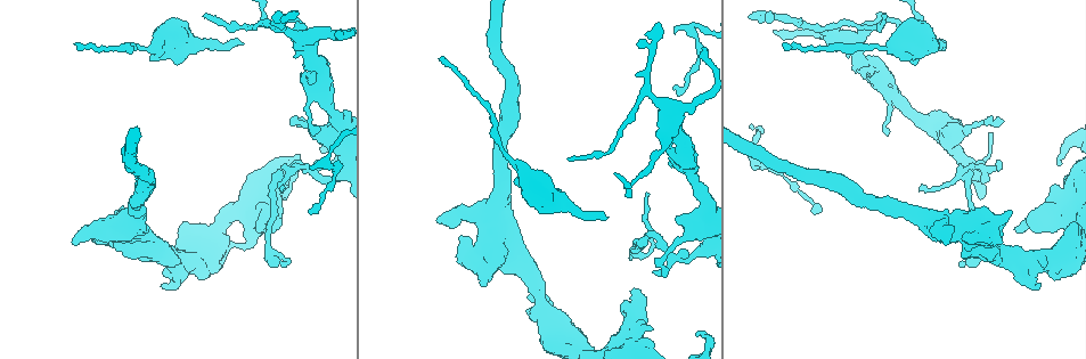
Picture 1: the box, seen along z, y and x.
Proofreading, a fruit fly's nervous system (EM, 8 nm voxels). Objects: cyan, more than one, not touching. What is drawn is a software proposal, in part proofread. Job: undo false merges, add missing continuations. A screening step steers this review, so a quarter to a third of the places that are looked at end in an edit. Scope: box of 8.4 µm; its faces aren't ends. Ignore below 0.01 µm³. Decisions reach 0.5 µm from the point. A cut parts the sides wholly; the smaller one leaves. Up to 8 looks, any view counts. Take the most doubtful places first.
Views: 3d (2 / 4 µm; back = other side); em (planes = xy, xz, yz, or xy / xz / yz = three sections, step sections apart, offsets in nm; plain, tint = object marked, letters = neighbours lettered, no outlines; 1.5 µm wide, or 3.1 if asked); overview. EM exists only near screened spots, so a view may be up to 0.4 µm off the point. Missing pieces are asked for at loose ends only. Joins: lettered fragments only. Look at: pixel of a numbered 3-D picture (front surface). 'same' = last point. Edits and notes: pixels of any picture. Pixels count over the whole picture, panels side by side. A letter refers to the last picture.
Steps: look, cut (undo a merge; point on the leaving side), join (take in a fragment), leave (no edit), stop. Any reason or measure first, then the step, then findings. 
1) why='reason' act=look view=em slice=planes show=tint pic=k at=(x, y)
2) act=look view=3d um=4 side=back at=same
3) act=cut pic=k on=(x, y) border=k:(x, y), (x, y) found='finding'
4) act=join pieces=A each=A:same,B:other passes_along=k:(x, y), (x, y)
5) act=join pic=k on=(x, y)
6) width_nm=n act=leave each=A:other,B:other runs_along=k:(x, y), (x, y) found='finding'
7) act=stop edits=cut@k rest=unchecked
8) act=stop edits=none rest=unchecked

why='an open end' act=look view=3d um=4 pic=1 at=(606, 219)

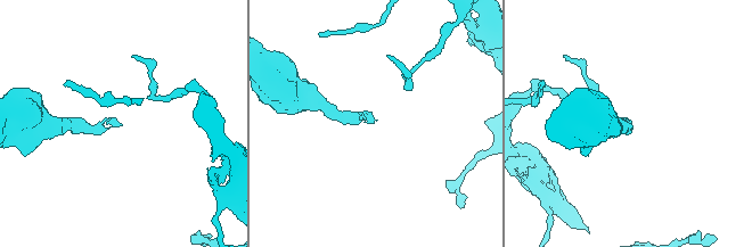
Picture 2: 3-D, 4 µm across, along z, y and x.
why='now the EM' act=look view=em slice=planes show=letters pic=2 at=(371, 120)

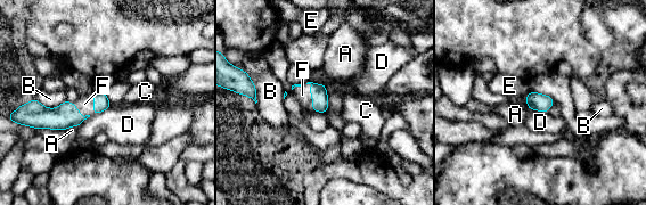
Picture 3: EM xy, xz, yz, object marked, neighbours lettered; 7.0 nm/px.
act=join pieces=F each=A:other,B:other,C:other,D:other,E:other,F:same passes_along=3:(318, 91), (311, 95), (302, 95) found='the neuron continues'

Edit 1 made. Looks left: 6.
why='see it whole again' act=look view=overview

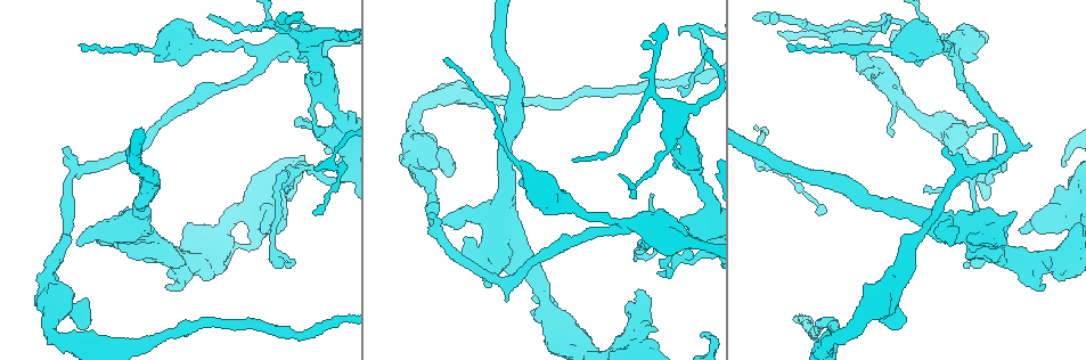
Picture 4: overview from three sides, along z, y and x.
why='stops while still wide' act=look view=3d um=4 pic=4 at=(900, 328)

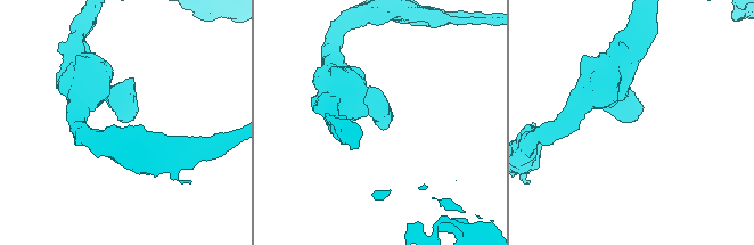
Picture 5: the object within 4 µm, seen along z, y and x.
why='shape alone is not enough' act=look view=em slice=planes show=letters pic=5 at=(636, 116)

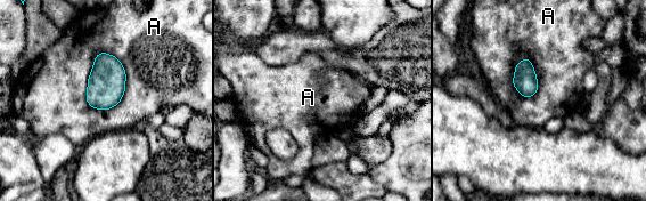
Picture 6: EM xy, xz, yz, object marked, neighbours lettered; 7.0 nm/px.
act=leave each=A:other border=6:(99, 51), (86, 101), (108, 110) found='no lettered fragment goes on from it'

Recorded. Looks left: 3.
why='branch stops here' act=look view=em slice=xz step=8 show=tint pic=4 at=(817, 213)

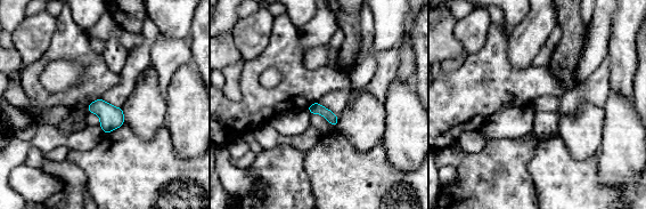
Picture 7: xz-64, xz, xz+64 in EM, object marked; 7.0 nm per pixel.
why='cut it another way' act=look view=em slice=planes show=letters at=same

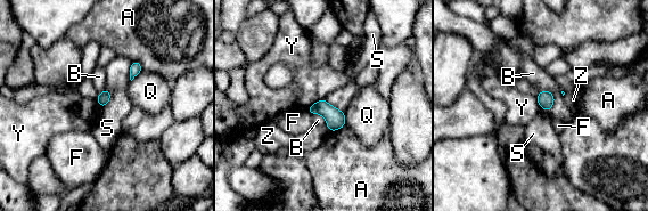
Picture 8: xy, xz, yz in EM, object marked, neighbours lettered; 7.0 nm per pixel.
longest_contact=B:170nm act=leave each=A:other,B:other,F:other,Q:other,S:other,Y:other,Z:other border=8:(324, 99), (343, 112) found='none of them fits'

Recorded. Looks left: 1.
act=stop edits=join@3 rest=unchecked

